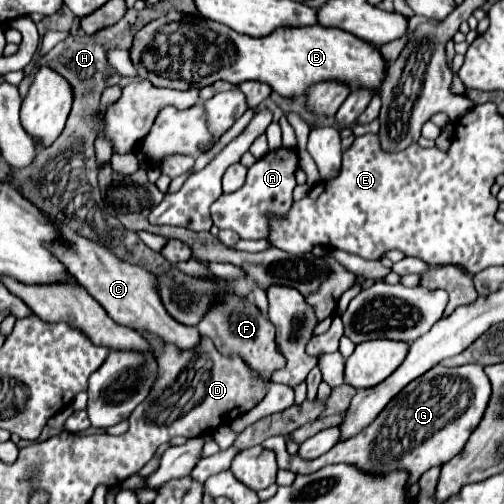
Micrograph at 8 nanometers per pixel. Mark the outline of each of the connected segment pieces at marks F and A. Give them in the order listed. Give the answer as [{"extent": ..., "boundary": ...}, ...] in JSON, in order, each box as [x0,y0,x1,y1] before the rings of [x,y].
[{"extent":[196,294,286,380],"boundary":[[[228,294],[228,296],[224,296],[222,306],[214,306],[202,318],[202,322],[196,328],[200,330],[200,334],[208,336],[222,354],[238,354],[238,356],[242,356],[266,380],[270,380],[270,376],[272,376],[274,370],[278,370],[278,368],[282,368],[286,364],[284,356],[276,352],[274,326],[254,306],[252,300],[242,300],[242,298],[234,296],[234,294]]]},{"extent":[212,148,298,240],"boundary":[[[278,148],[262,156],[252,168],[248,168],[246,184],[230,194],[222,194],[212,204],[212,220],[220,230],[230,228],[238,232],[244,240],[260,240],[268,236],[268,216],[266,214],[286,214],[292,206],[292,190],[296,186],[298,152],[288,148]]]}]

